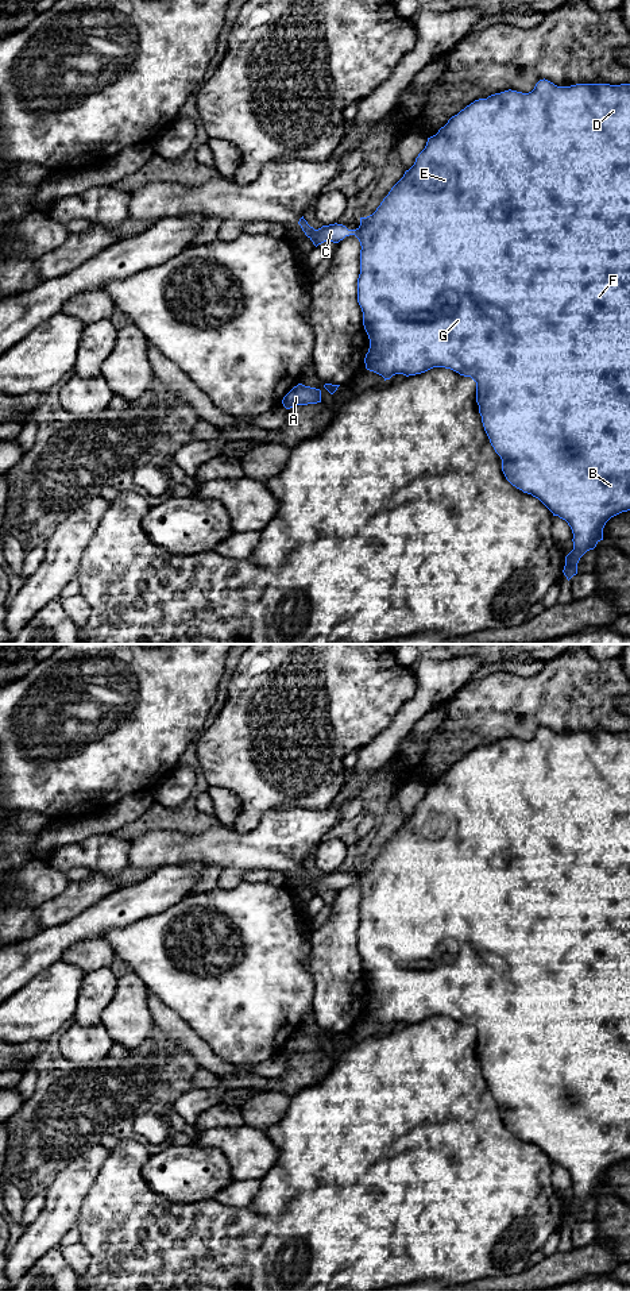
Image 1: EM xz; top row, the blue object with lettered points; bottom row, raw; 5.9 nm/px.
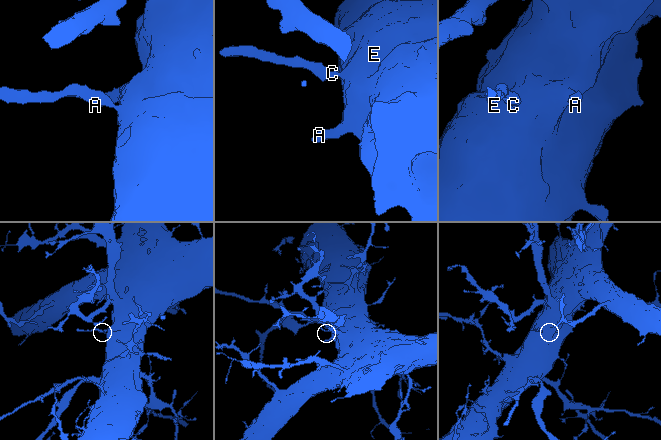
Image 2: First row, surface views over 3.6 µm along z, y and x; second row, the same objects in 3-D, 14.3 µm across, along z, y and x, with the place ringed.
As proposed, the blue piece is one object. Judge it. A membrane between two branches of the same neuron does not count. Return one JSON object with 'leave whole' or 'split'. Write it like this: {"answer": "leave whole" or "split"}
{"answer": "leave whole"}

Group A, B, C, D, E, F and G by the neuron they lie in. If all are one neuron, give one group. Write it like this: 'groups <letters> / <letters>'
groups A B C D E F G

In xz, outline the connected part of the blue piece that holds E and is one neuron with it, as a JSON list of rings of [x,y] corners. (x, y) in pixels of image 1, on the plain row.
[[[540,728],[529,741],[517,739],[505,739],[479,747],[452,764],[438,781],[428,786],[425,797],[416,806],[414,813],[405,820],[403,825],[391,836],[376,859],[360,866],[360,874],[356,878],[348,878],[343,872],[329,872],[314,878],[308,872],[304,864],[299,867],[305,883],[317,895],[324,890],[339,891],[345,885],[355,883],[362,894],[360,898],[360,922],[357,926],[357,951],[363,960],[363,974],[370,987],[370,997],[366,1002],[366,1017],[390,1028],[395,1022],[406,1025],[425,1021],[433,1016],[451,1017],[460,1024],[471,1025],[476,1030],[476,1051],[484,1079],[495,1101],[502,1107],[502,1119],[506,1128],[522,1138],[538,1147],[552,1161],[565,1168],[573,1182],[573,1198],[565,1205],[564,1223],[569,1229],[577,1222],[580,1206],[603,1188],[603,1176],[606,1171],[622,1161],[630,1159],[630,732],[576,732],[571,735],[557,735],[548,728]]]

